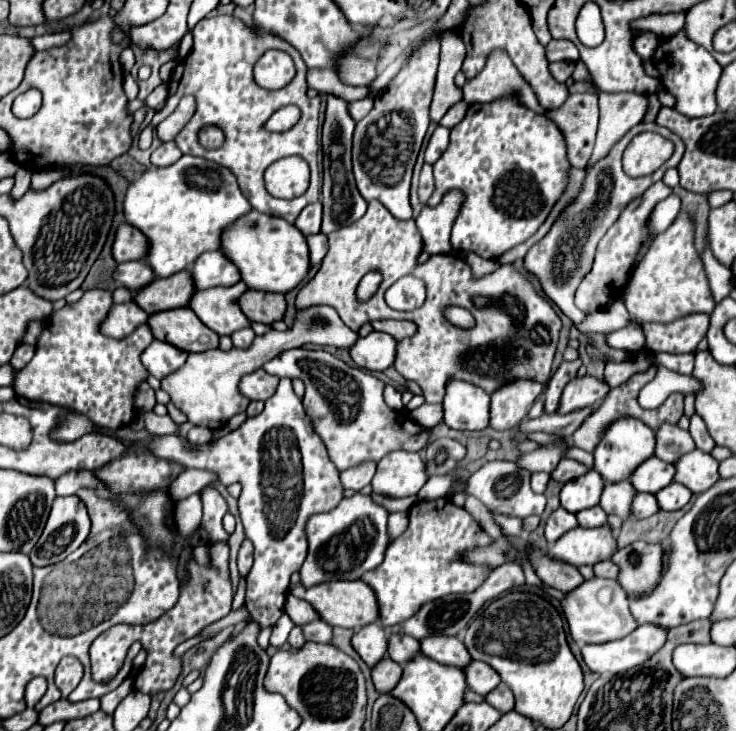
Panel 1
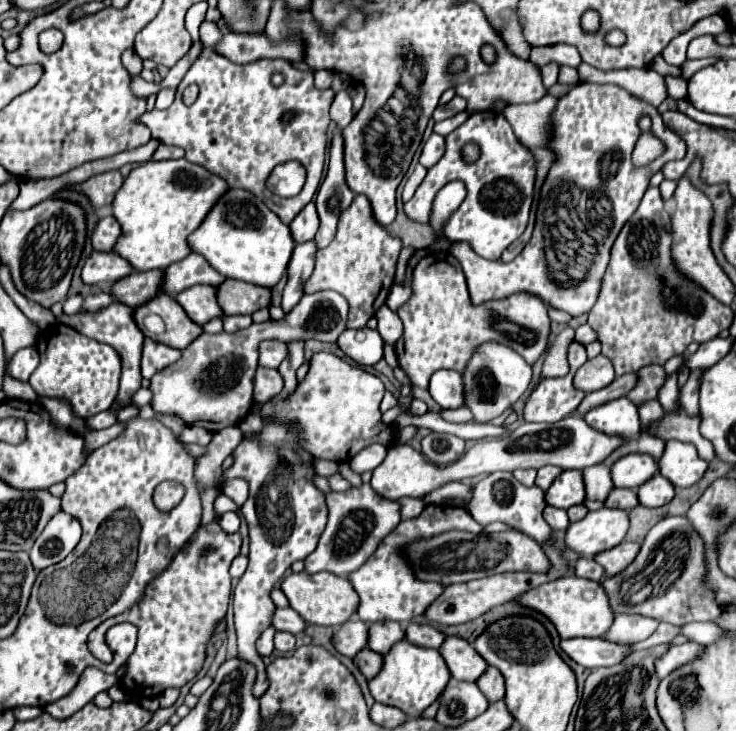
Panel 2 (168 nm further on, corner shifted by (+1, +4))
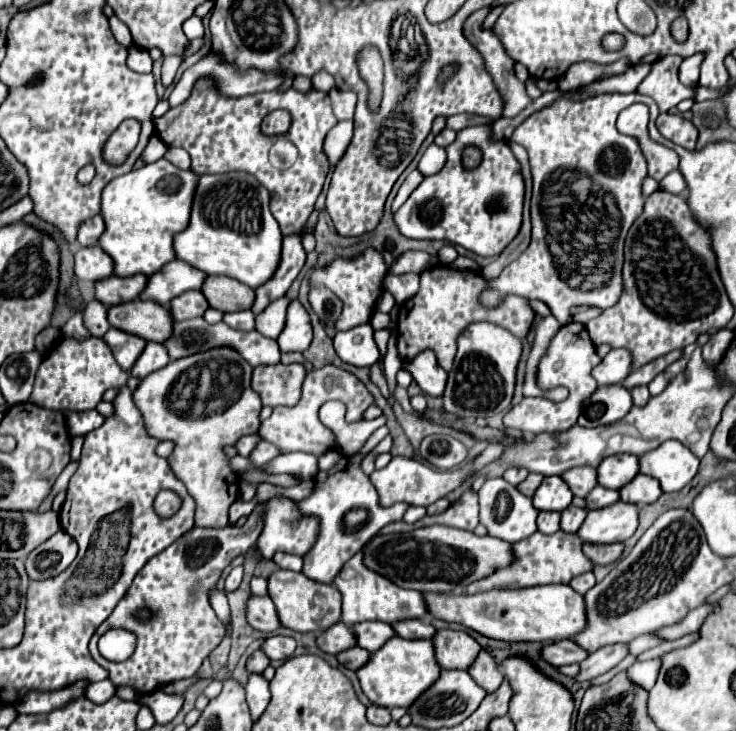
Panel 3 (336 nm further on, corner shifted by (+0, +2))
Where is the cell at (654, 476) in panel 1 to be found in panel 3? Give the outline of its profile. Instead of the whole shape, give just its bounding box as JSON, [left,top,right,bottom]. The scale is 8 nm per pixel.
[598,454,638,490]

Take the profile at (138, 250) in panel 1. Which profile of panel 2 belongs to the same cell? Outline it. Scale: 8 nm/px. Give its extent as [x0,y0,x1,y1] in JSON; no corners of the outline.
[91,216,119,252]

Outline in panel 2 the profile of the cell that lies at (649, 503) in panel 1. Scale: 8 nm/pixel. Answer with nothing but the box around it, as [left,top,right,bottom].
[605,488,637,510]

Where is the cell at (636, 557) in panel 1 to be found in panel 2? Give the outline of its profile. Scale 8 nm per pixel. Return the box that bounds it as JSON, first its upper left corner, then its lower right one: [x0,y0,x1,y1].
[593,542,641,576]

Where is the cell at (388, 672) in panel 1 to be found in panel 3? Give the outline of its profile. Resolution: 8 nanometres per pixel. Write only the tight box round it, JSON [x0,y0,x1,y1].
[336,646,370,670]

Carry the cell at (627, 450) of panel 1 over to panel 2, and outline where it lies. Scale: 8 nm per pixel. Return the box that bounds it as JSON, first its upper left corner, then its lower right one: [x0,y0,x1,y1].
[583,398,641,438]

